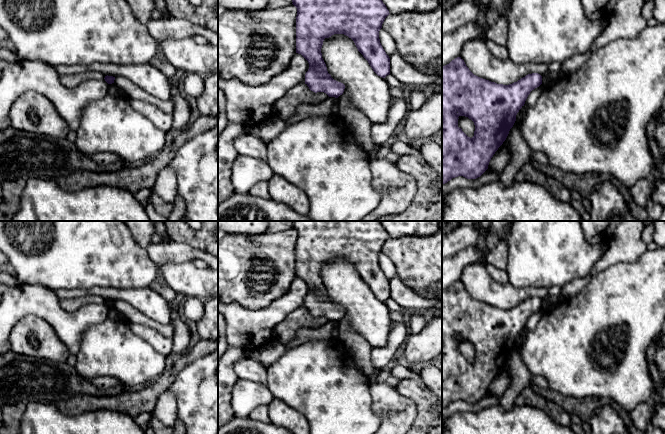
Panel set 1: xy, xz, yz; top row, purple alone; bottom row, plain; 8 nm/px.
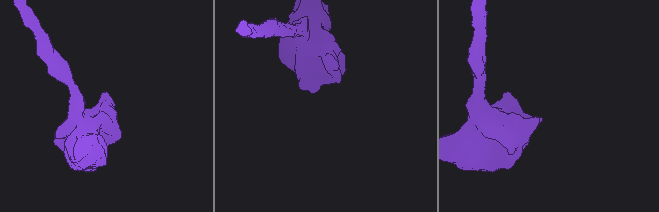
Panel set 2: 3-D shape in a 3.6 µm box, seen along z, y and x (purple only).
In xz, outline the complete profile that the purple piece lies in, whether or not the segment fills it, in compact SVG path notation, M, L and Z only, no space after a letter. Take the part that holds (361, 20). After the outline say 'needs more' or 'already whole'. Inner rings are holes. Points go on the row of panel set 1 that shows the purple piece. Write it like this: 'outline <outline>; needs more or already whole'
outline M292 0L292 2L297 8L296 53L301 54L309 63L305 84L311 91L324 92L329 97L335 98L344 92L345 85L331 77L321 53L324 39L334 34L344 34L351 38L378 76L385 78L390 74L390 58L379 39L382 24L390 14L382 0Z; already whole

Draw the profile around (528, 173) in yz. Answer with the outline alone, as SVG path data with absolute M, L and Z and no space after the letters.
M527 162L522 166L517 172L516 180L532 182L540 185L560 201L569 203L572 199L570 191L561 181L534 168L531 162Z

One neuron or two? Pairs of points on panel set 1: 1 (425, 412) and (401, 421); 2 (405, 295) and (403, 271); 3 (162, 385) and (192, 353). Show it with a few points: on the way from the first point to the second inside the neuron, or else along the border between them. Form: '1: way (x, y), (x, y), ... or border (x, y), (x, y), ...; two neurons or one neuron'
1: border (403, 395), (416, 405), (412, 423); two neurons
2: border (396, 273), (409, 288), (423, 298); two neurons
3: way (168, 377), (184, 360); one neuron

